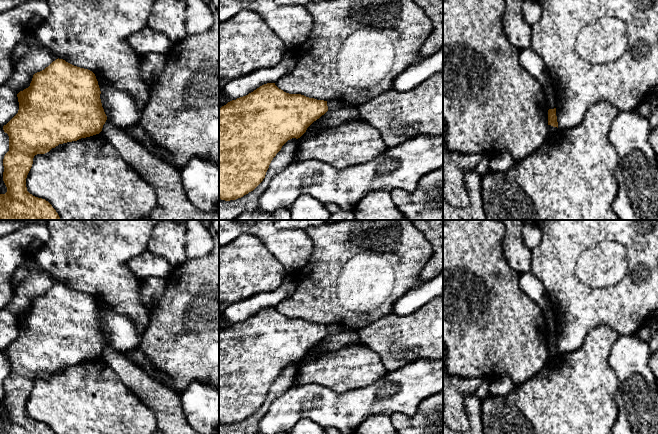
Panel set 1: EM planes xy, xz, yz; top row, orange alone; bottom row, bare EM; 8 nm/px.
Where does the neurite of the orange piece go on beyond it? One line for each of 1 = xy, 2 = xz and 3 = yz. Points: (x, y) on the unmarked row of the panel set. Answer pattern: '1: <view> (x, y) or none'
1: none
2: none
3: none

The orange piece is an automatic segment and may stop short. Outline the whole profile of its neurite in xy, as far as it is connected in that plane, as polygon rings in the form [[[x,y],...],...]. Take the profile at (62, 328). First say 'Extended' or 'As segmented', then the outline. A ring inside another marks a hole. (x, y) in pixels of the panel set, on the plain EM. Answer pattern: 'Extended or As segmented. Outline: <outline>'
As segmented. Outline: [[[56,283],[33,299],[30,310],[17,318],[18,337],[3,350],[9,360],[9,375],[3,383],[3,405],[7,416],[0,418],[0,434],[55,434],[48,425],[27,415],[26,402],[33,382],[59,368],[99,358],[107,344],[100,318],[98,305],[92,295],[63,283]]]

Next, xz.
As segmented. Outline: [[[275,307],[264,308],[219,332],[219,423],[236,424],[253,415],[265,402],[271,385],[282,370],[292,362],[300,362],[327,335],[327,325],[286,317]]]

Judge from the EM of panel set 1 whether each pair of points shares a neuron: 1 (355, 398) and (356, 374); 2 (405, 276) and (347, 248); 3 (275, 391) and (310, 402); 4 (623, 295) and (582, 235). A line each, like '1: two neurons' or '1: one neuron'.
1: two neurons
2: one neuron
3: two neurons
4: one neuron

